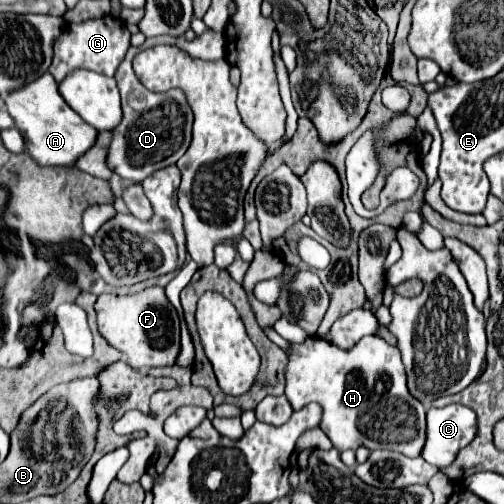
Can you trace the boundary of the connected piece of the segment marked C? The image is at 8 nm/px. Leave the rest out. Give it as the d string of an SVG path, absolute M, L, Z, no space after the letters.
M446 405L442 409L430 407L428 409L428 443L424 445L424 459L438 469L448 467L454 463L458 451L466 447L476 435L476 413L464 405Z

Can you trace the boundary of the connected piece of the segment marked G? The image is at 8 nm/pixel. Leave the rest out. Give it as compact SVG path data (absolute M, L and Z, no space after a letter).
M114 15L86 19L80 23L68 23L54 43L54 61L48 71L52 73L56 83L66 79L76 69L88 69L106 77L114 77L128 47L130 47L130 31L126 29L124 21Z

